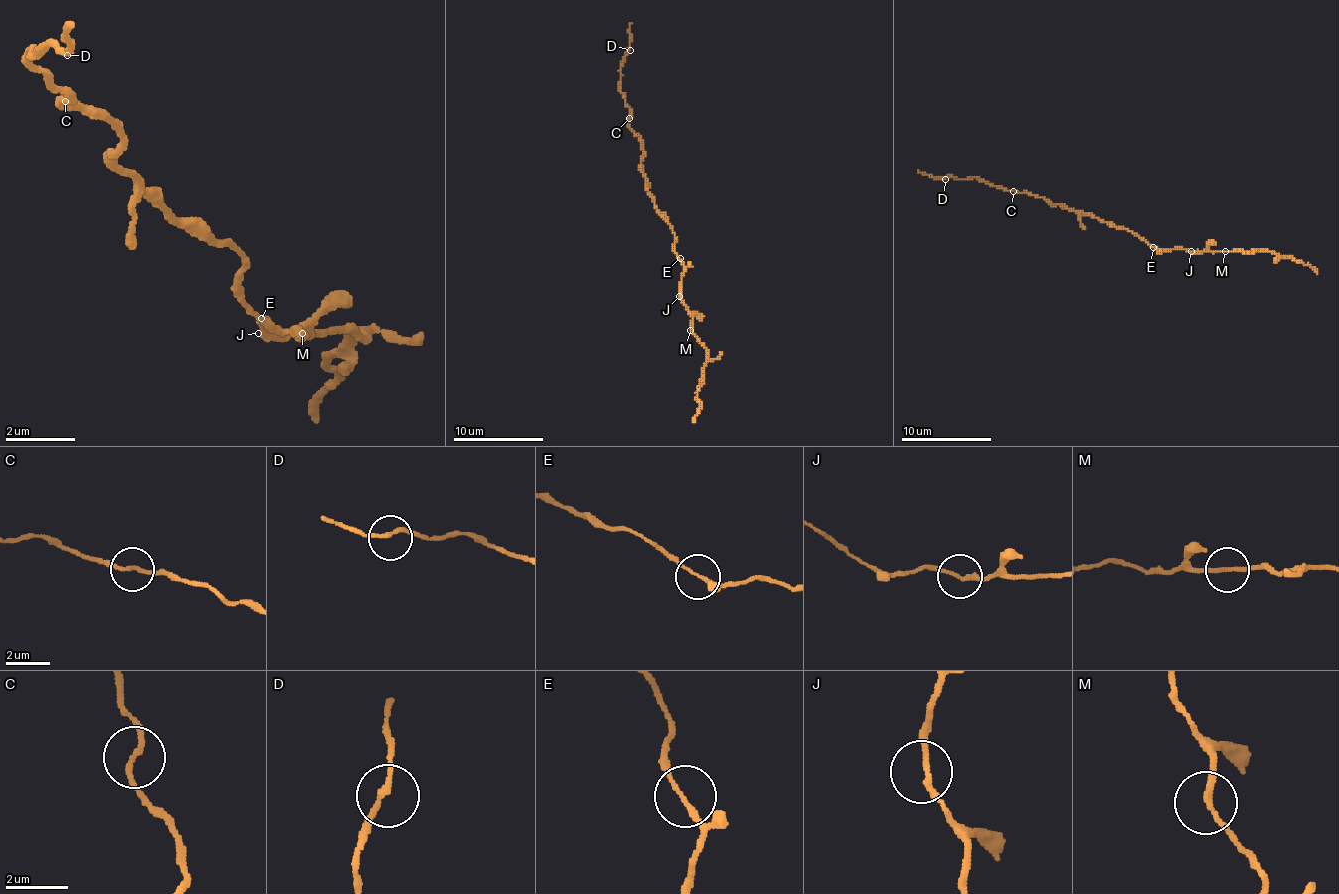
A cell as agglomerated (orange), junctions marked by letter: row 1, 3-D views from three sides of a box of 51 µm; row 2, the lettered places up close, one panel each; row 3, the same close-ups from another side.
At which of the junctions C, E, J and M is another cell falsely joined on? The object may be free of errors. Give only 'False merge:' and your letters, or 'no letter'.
False merge: no letter

